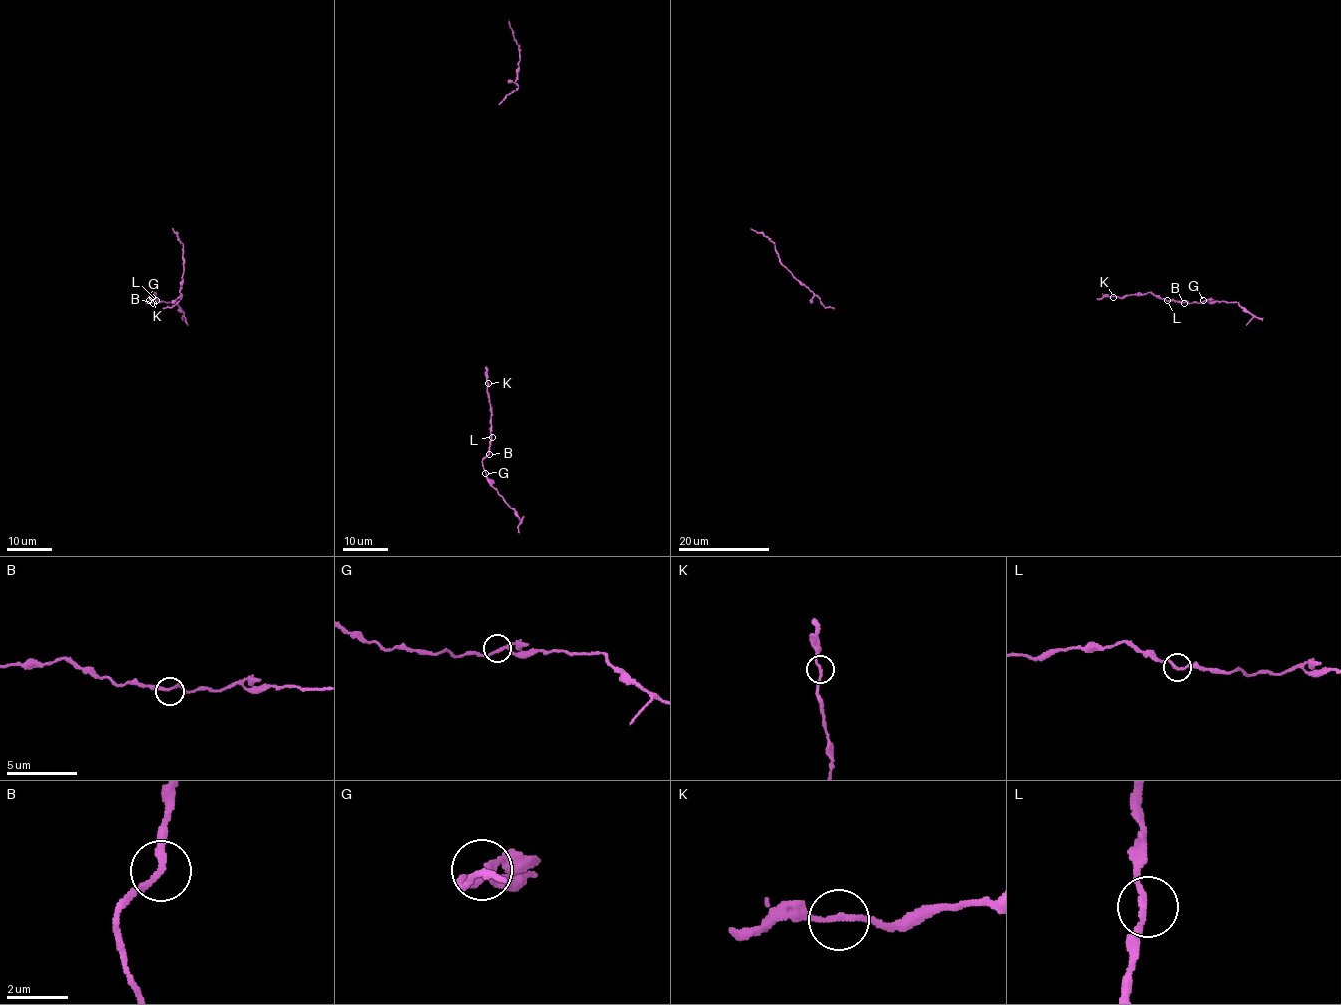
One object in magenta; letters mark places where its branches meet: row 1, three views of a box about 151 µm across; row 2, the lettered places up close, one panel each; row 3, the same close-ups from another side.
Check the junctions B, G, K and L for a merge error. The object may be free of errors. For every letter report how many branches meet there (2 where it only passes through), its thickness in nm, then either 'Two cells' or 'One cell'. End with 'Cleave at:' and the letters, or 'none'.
B: Branches: 2. Thickness 200 nm. One cell
G: Branches: 3. Thickness 150 nm. One cell
K: Branches: 2. Thickness 170 nm. One cell
L: Branches: 2. Thickness 180 nm. One cell
Cleave at: none

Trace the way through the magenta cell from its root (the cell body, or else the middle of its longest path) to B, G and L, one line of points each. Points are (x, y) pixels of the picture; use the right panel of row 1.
B: (1096, 298), (1152, 292), (1167, 300), (1184, 303)
G: (1096, 298), (1152, 292), (1167, 300), (1203, 300)
L: (1096, 298), (1152, 292), (1167, 300)

